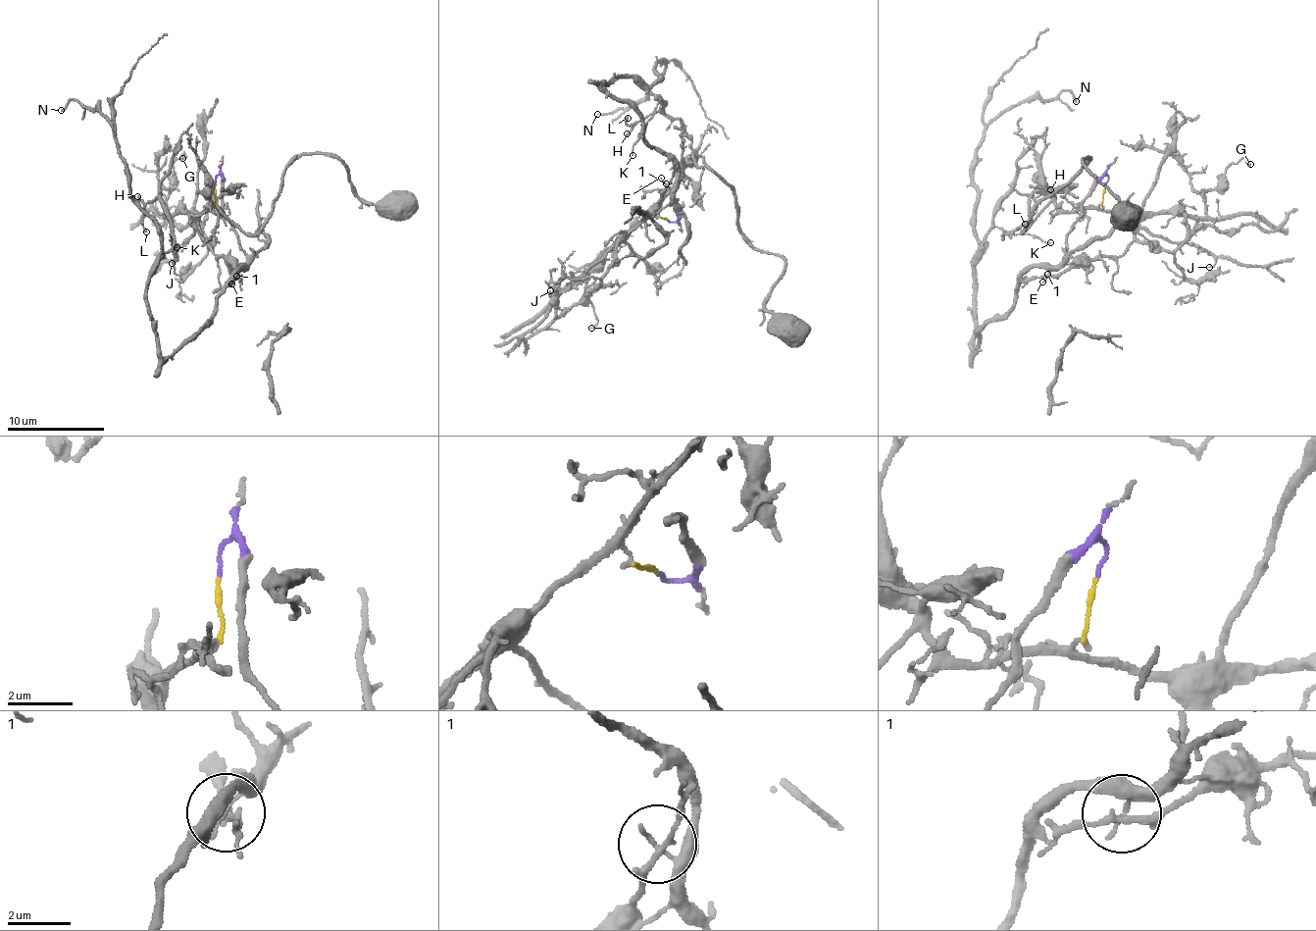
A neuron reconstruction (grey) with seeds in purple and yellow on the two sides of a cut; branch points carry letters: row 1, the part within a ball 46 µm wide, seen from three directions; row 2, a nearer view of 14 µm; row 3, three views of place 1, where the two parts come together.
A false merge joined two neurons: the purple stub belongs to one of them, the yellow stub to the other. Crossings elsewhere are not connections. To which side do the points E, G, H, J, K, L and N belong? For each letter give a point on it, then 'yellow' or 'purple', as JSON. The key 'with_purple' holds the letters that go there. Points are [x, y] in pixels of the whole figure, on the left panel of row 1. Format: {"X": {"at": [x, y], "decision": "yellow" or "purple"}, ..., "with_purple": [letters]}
{"E": {"at": [231, 284], "decision": "purple"}, "G": {"at": [182, 158], "decision": "yellow"}, "H": {"at": [137, 196], "decision": "purple"}, "J": {"at": [172, 263], "decision": "yellow"}, "K": {"at": [177, 247], "decision": "purple"}, "L": {"at": [146, 232], "decision": "purple"}, "N": {"at": [61, 110], "decision": "purple"}, "with_purple": ["E", "H", "K", "L", "N"]}

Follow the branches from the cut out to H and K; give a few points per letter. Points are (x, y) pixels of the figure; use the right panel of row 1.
H: (1106, 185), (1083, 200), (1064, 257), (1031, 267), (973, 348), (991, 212), (1013, 189), (1051, 188)
K: (1106, 185), (1106, 176), (1083, 200), (1064, 257), (1031, 267), (973, 348), (986, 234), (1049, 242)

